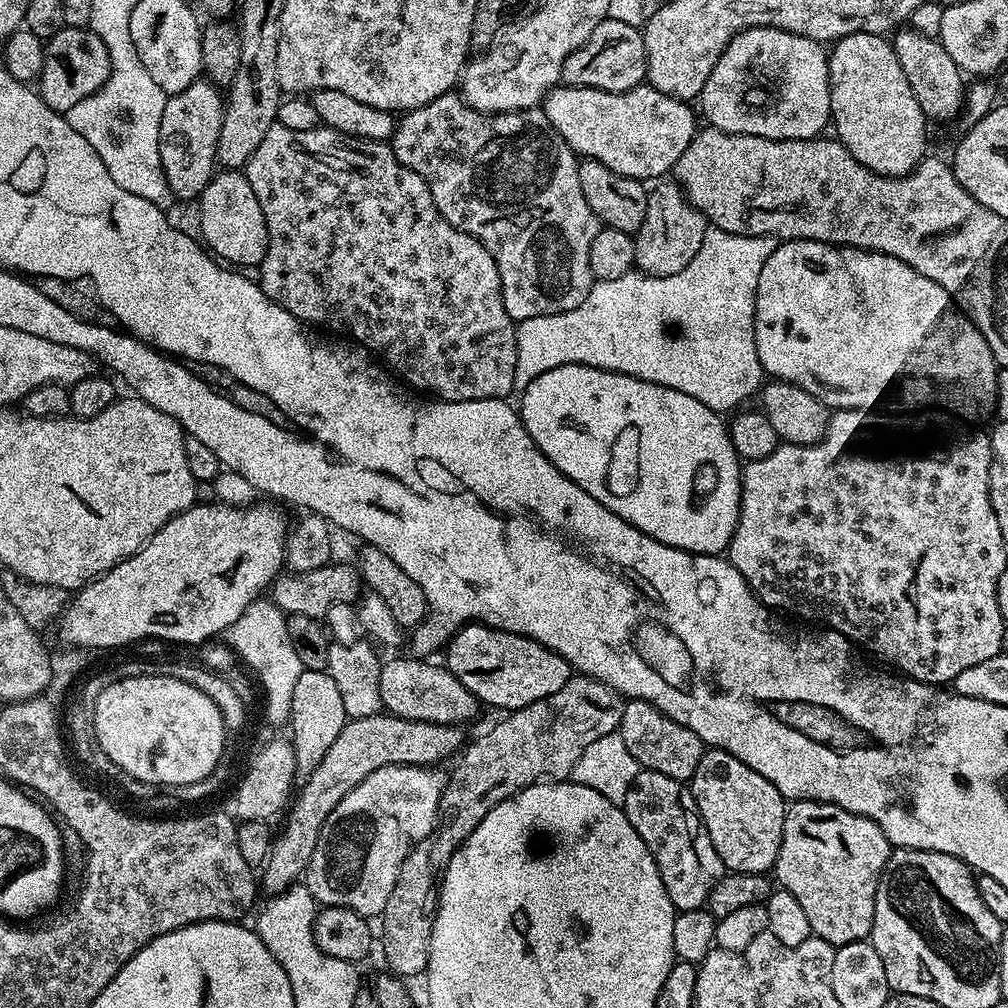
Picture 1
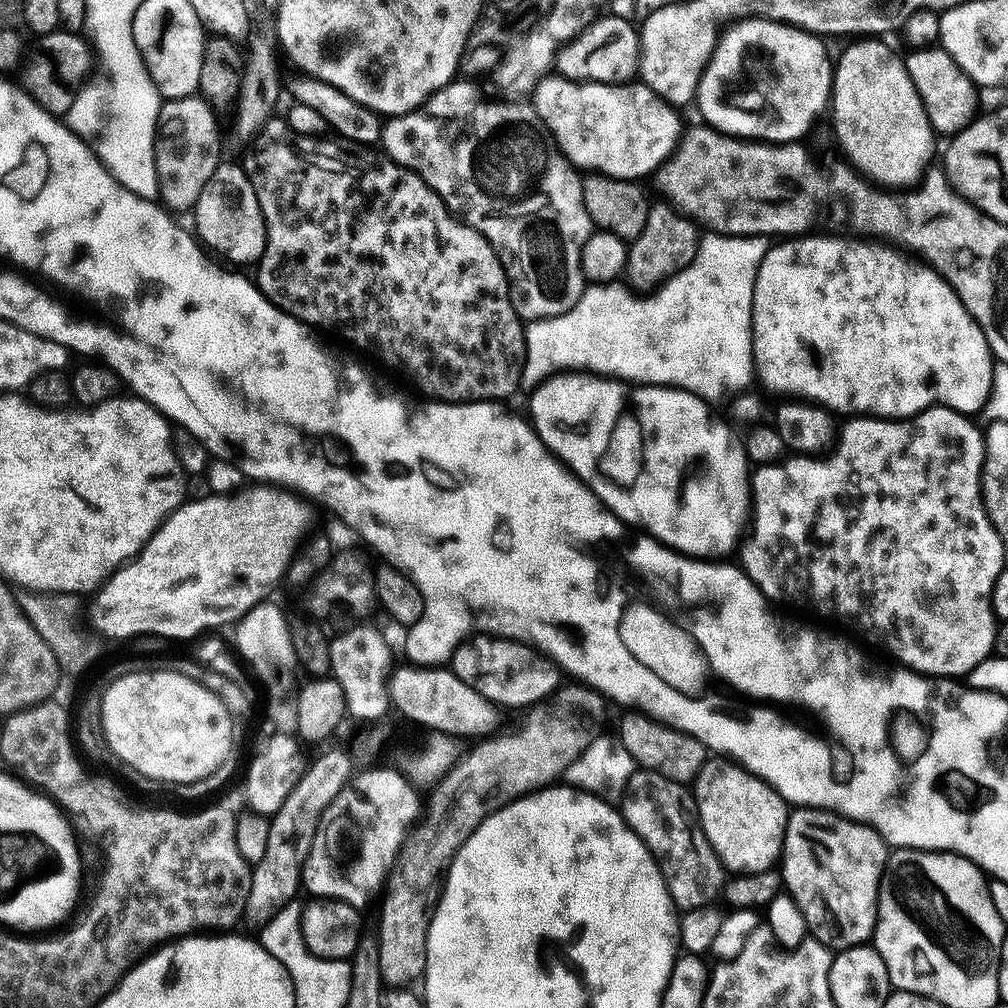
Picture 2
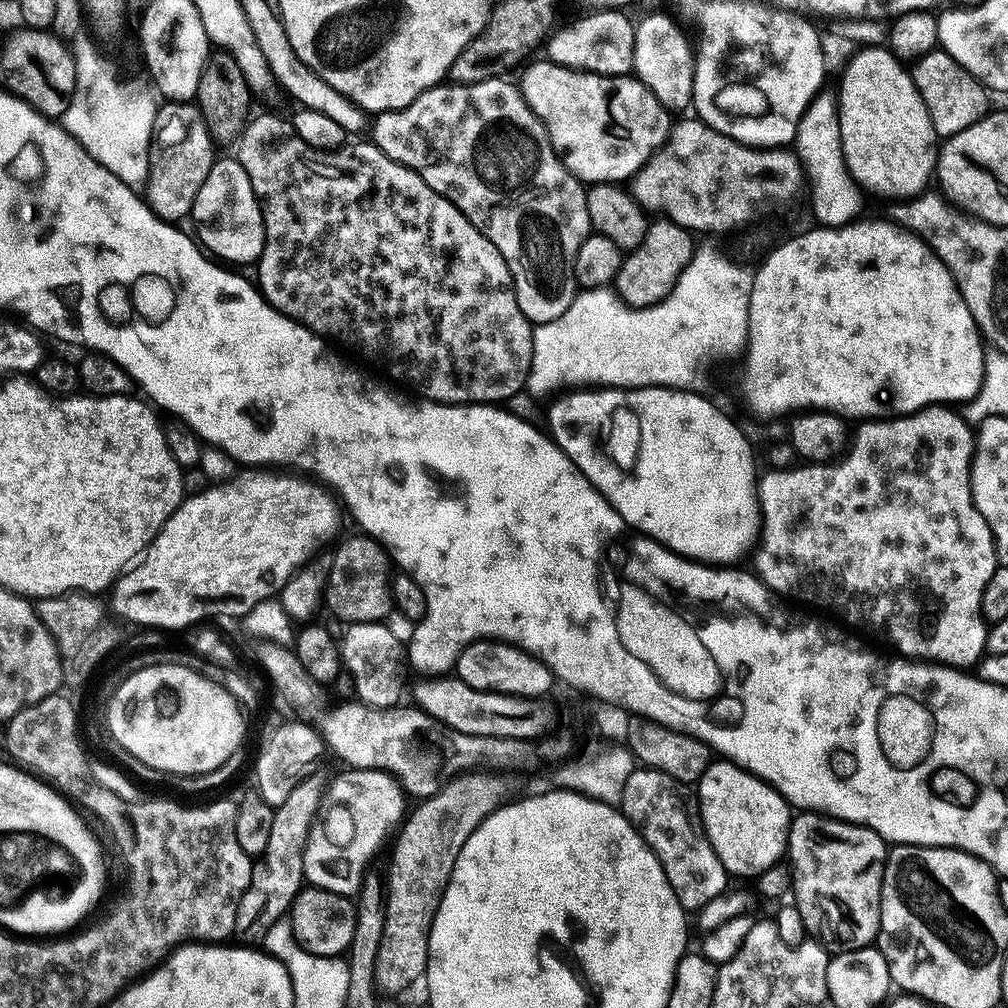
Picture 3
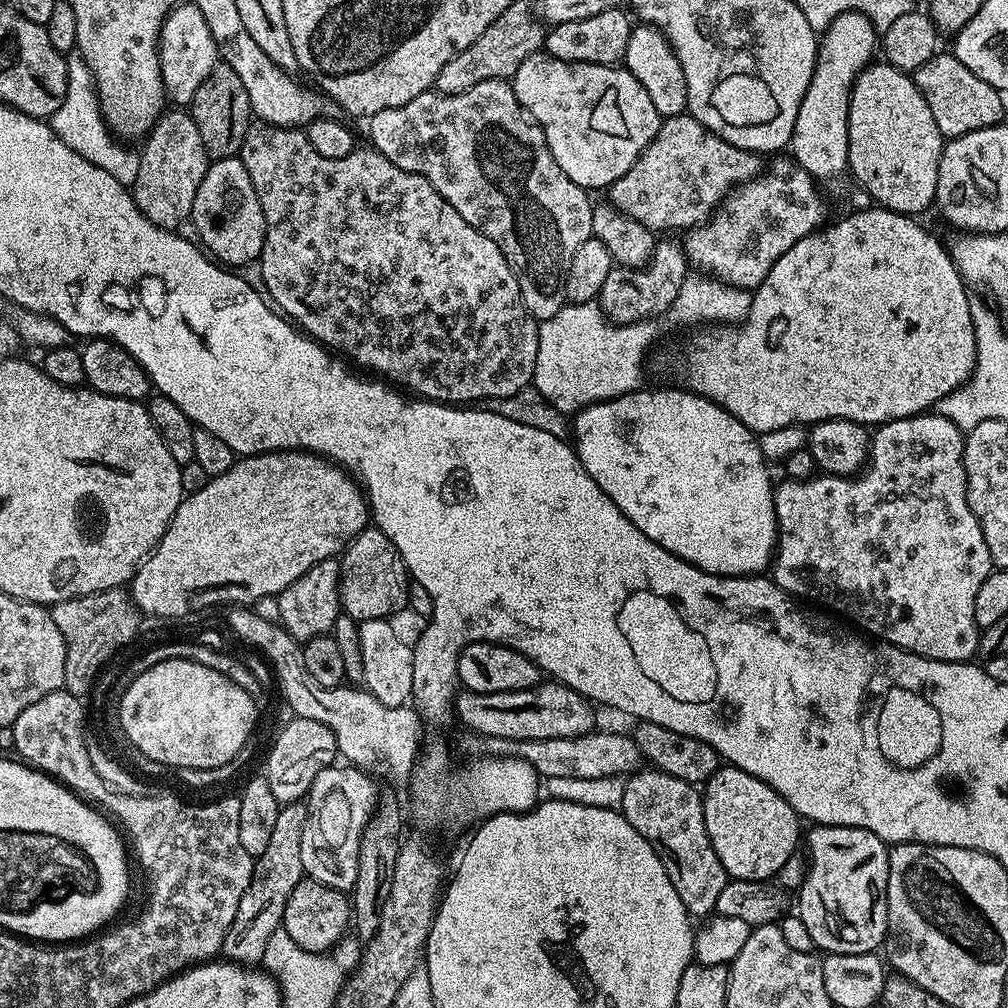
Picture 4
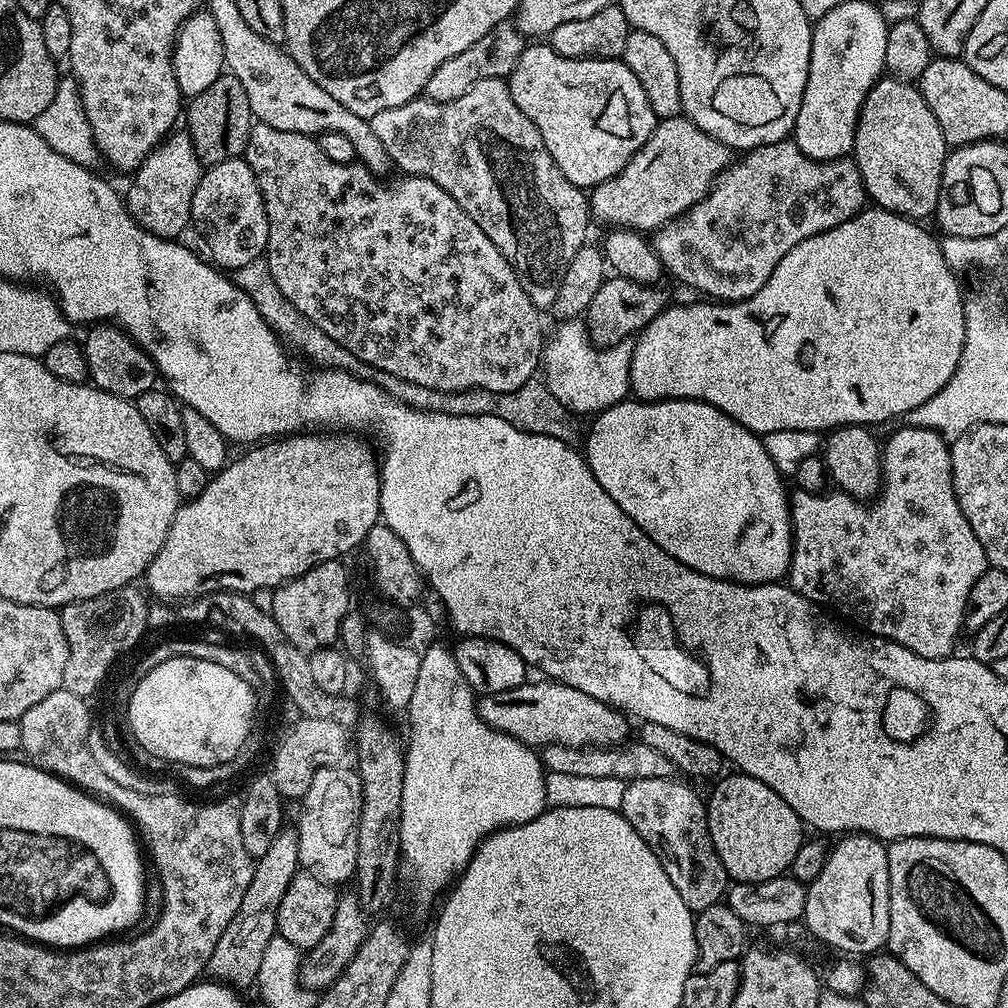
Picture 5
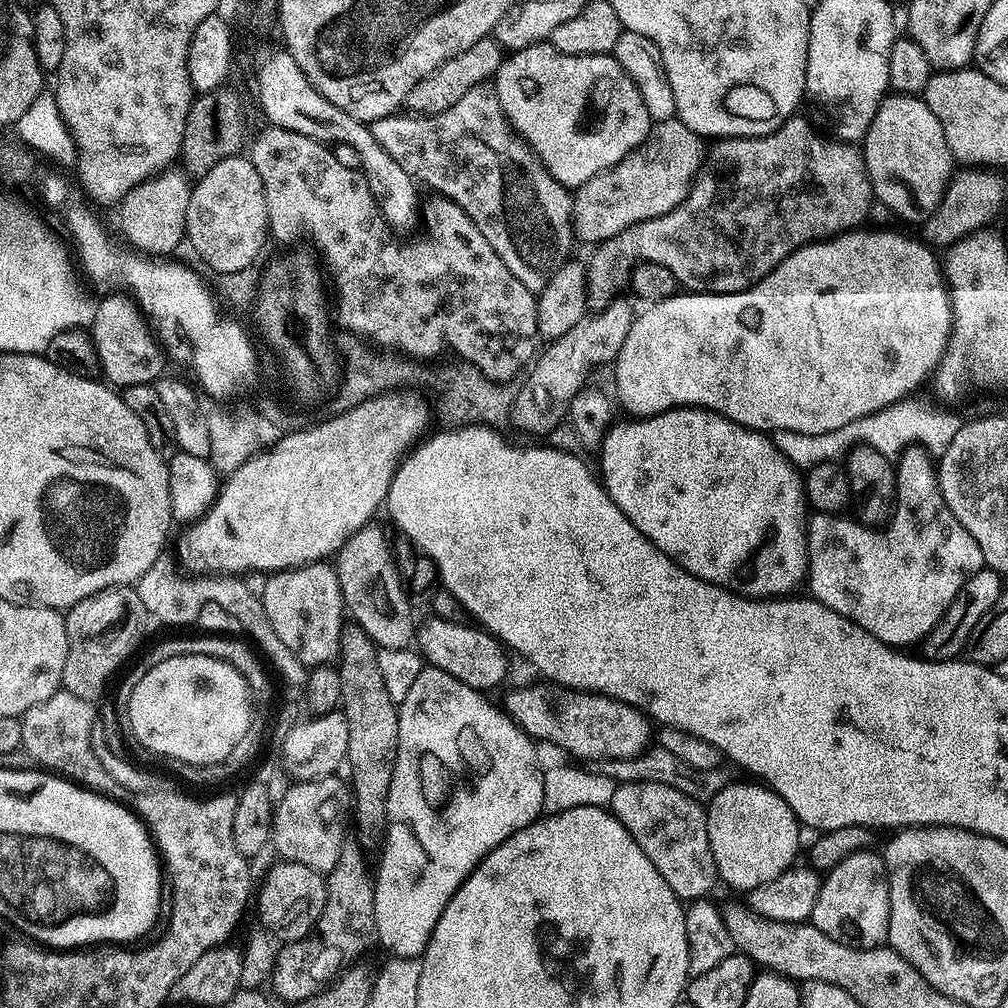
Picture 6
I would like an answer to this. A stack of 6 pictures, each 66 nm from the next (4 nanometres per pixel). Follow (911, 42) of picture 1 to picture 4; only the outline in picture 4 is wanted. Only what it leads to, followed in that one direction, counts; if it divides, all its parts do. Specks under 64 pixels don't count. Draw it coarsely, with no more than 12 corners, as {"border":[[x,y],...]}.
{"border":[[951,51],[914,73],[940,133],[1001,123],[1000,89]]}

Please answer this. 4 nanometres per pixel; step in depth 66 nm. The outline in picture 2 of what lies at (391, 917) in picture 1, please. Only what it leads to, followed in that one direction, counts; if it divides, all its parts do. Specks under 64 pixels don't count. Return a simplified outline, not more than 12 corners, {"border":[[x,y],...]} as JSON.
{"border":[[555,689],[431,789],[383,889],[380,979],[419,981],[448,867],[559,781],[605,697]]}

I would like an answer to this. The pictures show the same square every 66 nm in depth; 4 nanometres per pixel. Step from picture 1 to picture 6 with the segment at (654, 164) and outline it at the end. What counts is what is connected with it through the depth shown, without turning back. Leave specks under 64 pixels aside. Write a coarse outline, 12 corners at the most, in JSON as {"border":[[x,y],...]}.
{"border":[[611,54],[505,55],[494,91],[569,190],[654,123]]}

